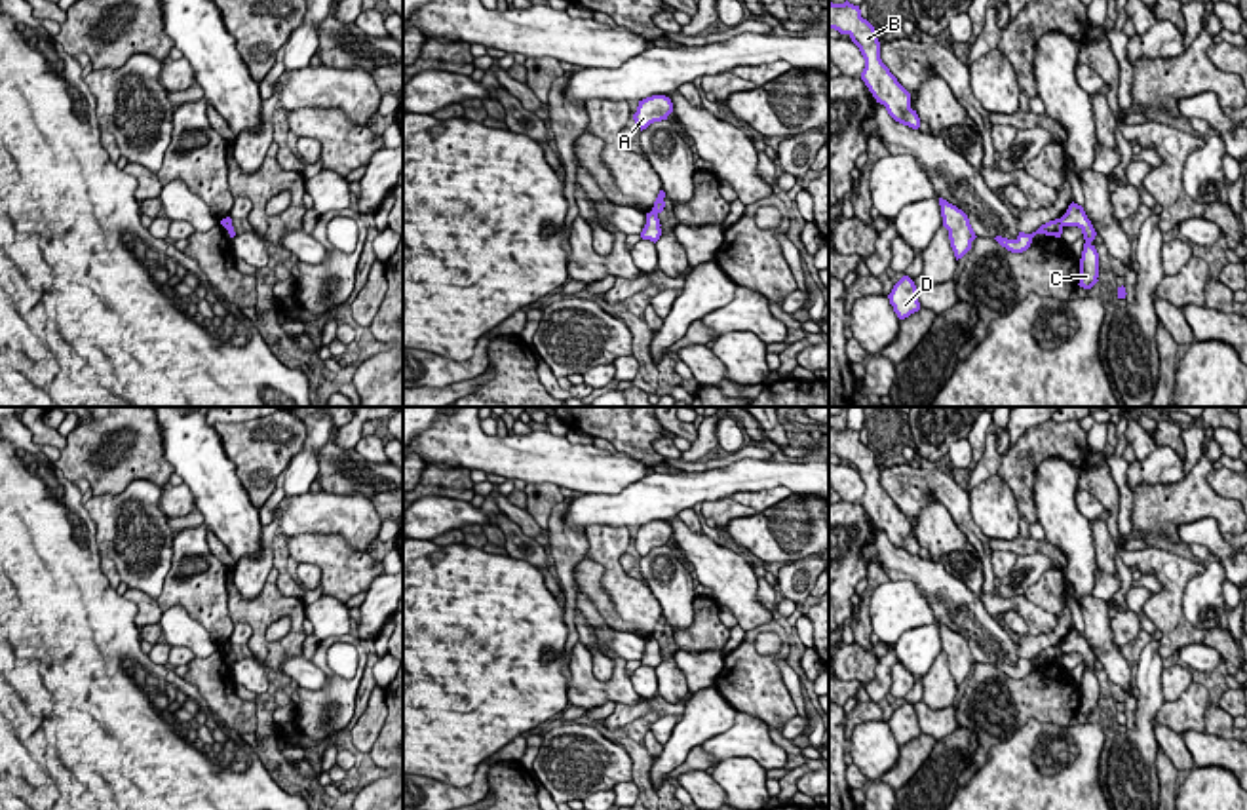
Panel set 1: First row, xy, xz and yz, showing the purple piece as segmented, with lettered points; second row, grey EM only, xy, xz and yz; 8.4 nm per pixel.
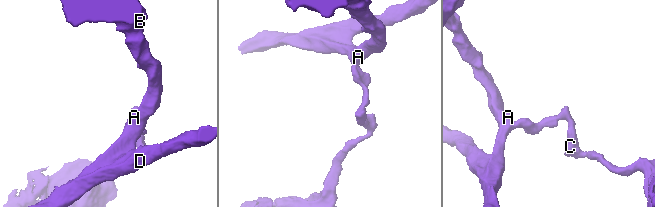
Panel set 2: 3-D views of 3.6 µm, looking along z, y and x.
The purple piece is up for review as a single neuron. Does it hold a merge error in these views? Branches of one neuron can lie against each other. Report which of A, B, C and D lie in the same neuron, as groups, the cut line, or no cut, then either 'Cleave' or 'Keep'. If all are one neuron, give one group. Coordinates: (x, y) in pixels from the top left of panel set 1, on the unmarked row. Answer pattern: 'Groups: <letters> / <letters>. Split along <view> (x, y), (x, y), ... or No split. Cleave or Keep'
Groups: A B D / C. Split along yz (1059, 645), (1063, 651). Cleave

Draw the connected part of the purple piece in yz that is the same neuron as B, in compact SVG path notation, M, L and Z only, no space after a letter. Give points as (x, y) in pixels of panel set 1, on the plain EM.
M848 426L844 430L829 428L829 454L848 460L859 473L865 485L861 506L876 529L884 530L895 548L918 555L920 544L916 536L911 534L911 519L882 489L876 456L867 445L861 443L859 432L854 432Z

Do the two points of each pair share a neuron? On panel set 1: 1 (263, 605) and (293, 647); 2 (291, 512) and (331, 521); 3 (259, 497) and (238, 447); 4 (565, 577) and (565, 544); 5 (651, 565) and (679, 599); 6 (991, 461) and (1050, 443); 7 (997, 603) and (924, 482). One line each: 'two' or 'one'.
1: one
2: one
3: one
4: one
5: one
6: two
7: one

